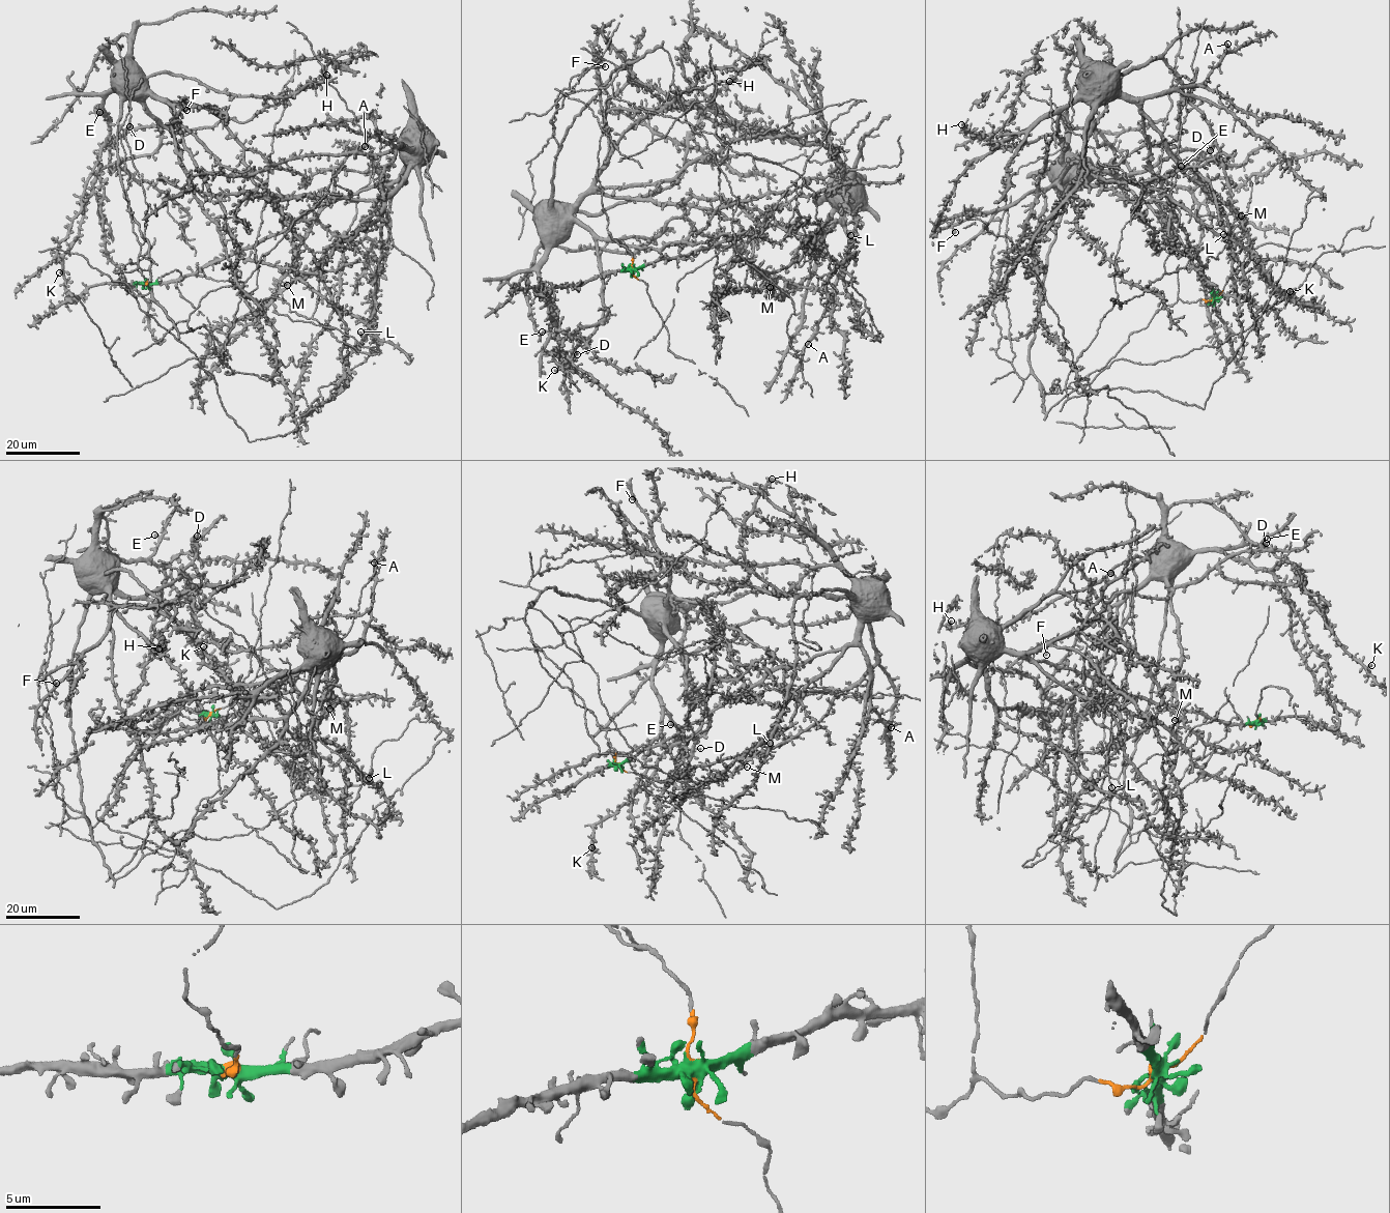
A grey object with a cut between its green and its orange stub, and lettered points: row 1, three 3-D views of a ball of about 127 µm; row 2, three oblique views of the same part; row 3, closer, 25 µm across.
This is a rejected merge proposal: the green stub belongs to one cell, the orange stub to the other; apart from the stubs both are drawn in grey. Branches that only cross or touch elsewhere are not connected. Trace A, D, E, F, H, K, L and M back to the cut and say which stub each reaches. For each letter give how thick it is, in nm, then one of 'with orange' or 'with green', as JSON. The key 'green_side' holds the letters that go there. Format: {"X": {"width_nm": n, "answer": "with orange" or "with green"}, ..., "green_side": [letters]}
{"A": {"width_nm": 400, "answer": "with green"}, "D": {"width_nm": 220, "answer": "with orange"}, "E": {"width_nm": 480, "answer": "with orange"}, "F": {"width_nm": 400, "answer": "with orange"}, "H": {"width_nm": 320, "answer": "with orange"}, "K": {"width_nm": 400, "answer": "with orange"}, "L": {"width_nm": 460, "answer": "with green"}, "M": {"width_nm": 240, "answer": "with green"}, "green_side": ["A", "L", "M"]}

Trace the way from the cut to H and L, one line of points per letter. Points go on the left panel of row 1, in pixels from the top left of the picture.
H: (146, 283), (131, 259), (118, 273), (151, 290), (123, 97), (163, 73), (267, 97), (326, 74)
L: (146, 283), (252, 249), (323, 203), (393, 182), (405, 164), (408, 175), (386, 200), (373, 311), (360, 331)

